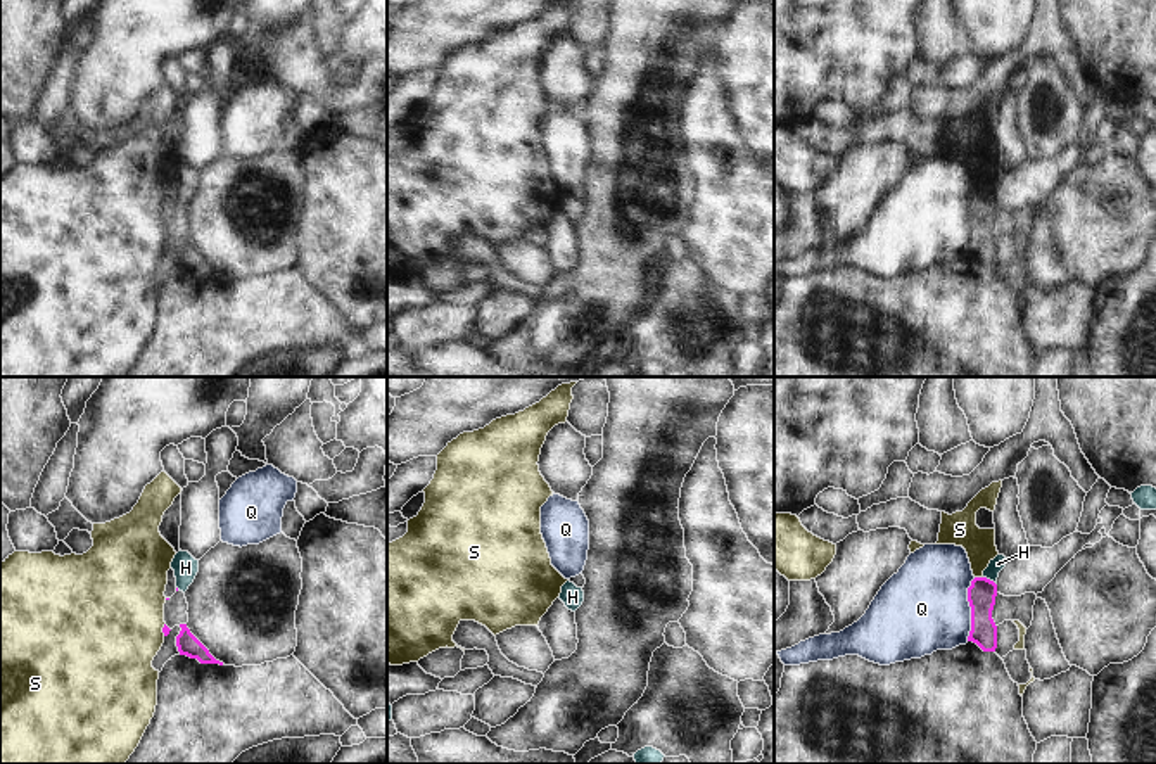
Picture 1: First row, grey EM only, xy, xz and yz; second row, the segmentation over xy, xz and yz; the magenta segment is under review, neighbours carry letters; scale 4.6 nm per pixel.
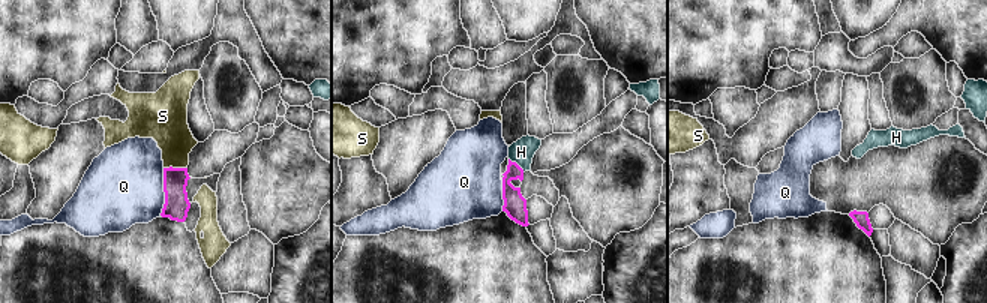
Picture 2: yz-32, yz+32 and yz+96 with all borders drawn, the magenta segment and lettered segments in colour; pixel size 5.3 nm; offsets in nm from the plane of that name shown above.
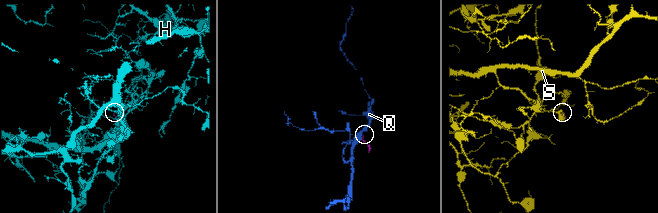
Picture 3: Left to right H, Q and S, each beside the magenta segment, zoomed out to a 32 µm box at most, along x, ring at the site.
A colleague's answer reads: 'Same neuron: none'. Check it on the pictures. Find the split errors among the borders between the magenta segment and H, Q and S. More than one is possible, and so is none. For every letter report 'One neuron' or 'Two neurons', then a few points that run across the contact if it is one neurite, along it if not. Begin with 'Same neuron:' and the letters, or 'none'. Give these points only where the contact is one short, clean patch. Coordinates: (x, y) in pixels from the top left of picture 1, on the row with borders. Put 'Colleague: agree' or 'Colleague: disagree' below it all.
Same neuron: none
H: Two neurons. Line: yz (984, 576), (996, 585)
Q: Two neurons. Line: yz (975, 578), (968, 588), (970, 635), (966, 640)
S: Two neurons. Line: yz (975, 576), (982, 578)
Colleague: agree

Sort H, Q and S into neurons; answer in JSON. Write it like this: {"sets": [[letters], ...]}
{"sets": [["H"], ["Q"], ["S"]]}

